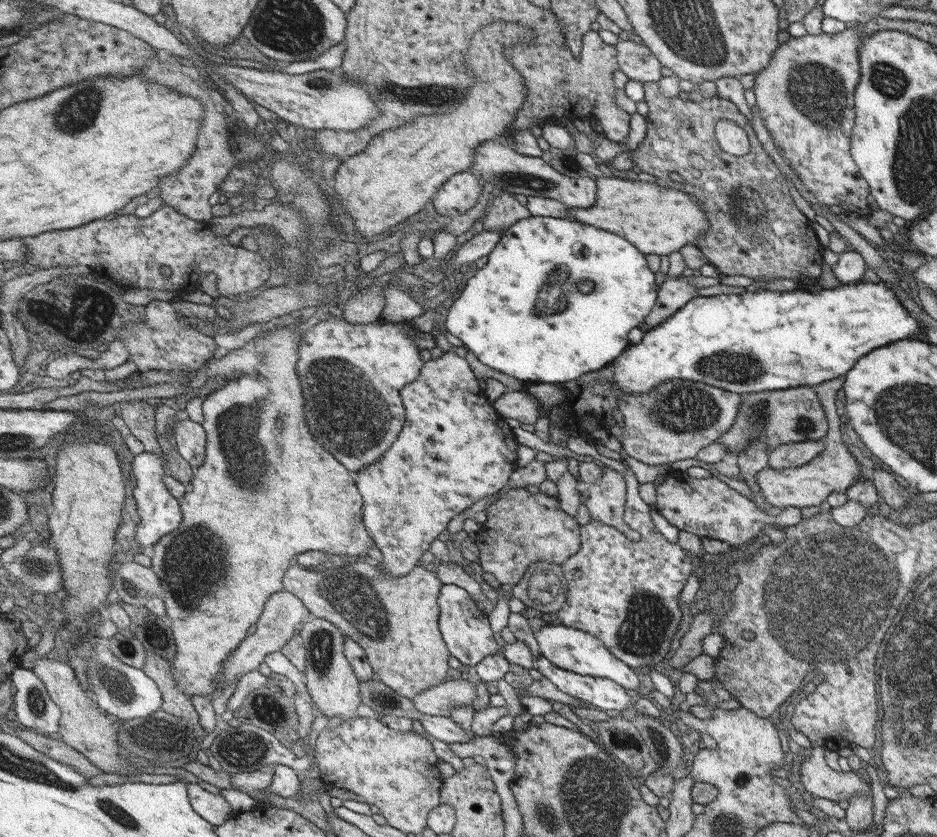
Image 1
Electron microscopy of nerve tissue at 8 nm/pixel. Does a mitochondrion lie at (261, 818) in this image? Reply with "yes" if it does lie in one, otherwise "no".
no

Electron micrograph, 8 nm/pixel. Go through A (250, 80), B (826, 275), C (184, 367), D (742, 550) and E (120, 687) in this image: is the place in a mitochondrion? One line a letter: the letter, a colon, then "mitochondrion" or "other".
A: other
B: other
C: other
D: other
E: mitochondrion

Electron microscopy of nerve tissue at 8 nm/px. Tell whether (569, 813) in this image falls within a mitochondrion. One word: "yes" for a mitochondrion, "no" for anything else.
yes

